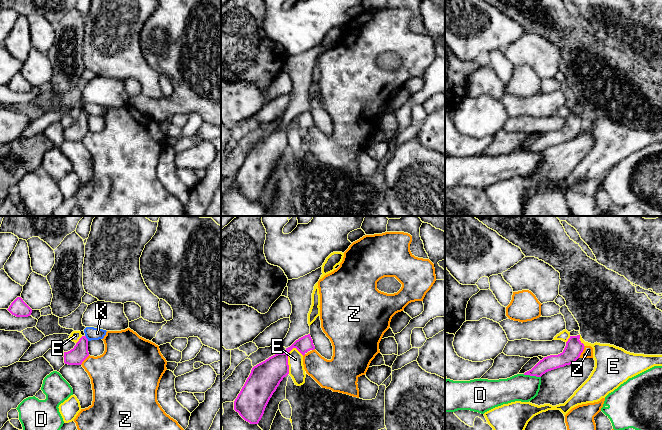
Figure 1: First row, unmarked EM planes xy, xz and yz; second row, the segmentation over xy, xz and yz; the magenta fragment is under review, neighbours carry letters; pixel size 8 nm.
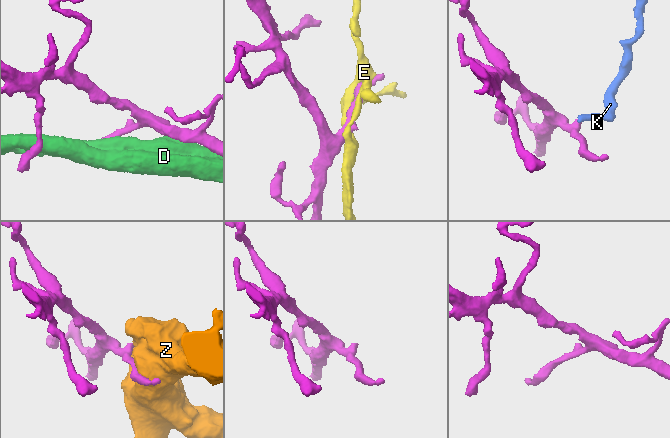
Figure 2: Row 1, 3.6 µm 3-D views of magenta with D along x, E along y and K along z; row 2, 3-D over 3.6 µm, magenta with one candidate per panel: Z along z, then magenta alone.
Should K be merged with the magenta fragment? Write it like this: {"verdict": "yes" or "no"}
{"verdict": "no"}

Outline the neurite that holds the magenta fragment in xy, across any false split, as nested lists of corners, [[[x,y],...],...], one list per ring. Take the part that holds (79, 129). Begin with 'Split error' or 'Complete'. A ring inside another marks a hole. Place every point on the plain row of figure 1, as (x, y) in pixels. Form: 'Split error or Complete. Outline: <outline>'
Complete. Outline: [[[82,112],[73,125],[68,128],[64,128],[63,133],[65,140],[81,141],[88,132],[88,115],[86,112]]]

